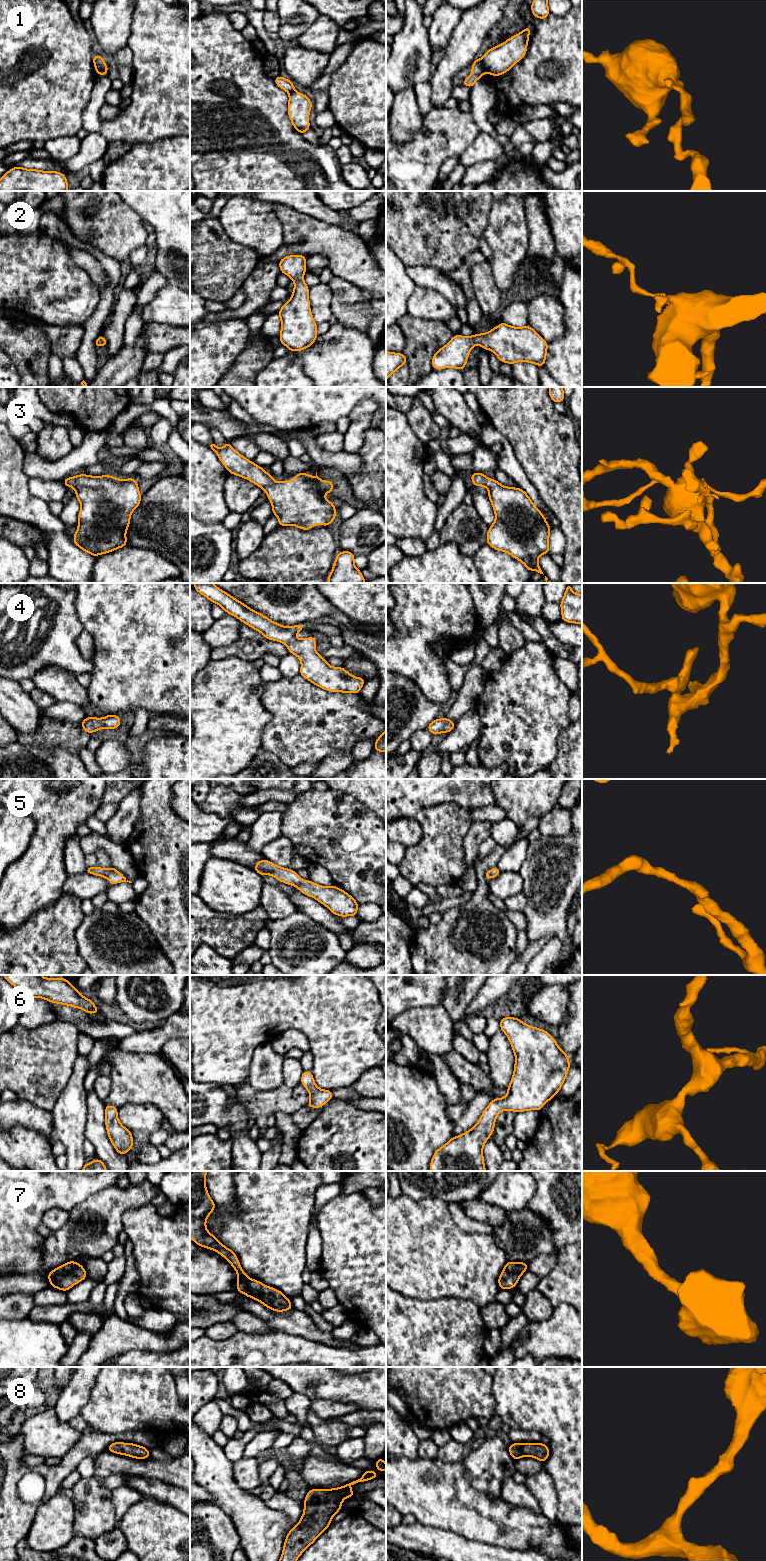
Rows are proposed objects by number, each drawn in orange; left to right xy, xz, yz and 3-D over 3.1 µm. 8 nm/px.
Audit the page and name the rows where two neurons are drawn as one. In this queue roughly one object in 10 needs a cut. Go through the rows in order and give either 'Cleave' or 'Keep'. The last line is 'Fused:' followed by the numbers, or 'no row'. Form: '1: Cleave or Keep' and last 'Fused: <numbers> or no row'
1: Cleave
2: Keep
3: Keep
4: Keep
5: Keep
6: Keep
7: Keep
8: Keep
Fused: 1

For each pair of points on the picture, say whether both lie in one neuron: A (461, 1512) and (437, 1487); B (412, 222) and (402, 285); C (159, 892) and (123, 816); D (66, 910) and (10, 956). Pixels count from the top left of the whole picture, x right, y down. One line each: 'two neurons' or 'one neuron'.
A: one neuron
B: two neurons
C: two neurons
D: one neuron

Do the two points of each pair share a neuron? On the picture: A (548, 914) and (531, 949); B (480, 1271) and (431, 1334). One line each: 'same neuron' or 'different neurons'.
A: different neurons
B: different neurons

